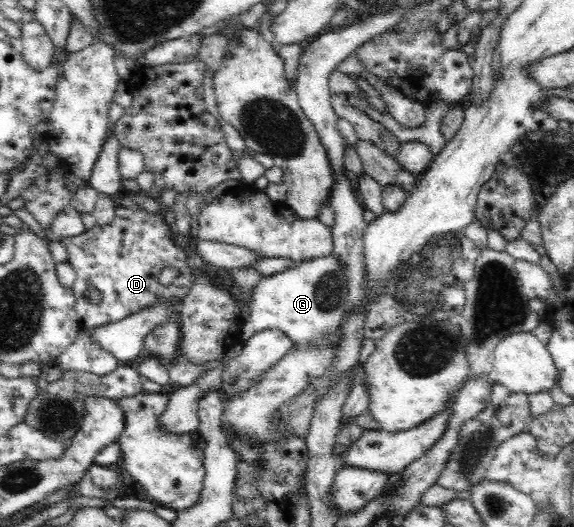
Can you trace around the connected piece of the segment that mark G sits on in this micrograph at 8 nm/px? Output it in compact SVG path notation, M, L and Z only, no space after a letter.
M333 252L310 260L300 260L283 271L261 276L258 283L249 290L251 312L241 325L239 339L248 341L254 332L270 328L281 330L293 343L322 335L323 329L332 332L344 316L348 300L347 286L343 260Z

